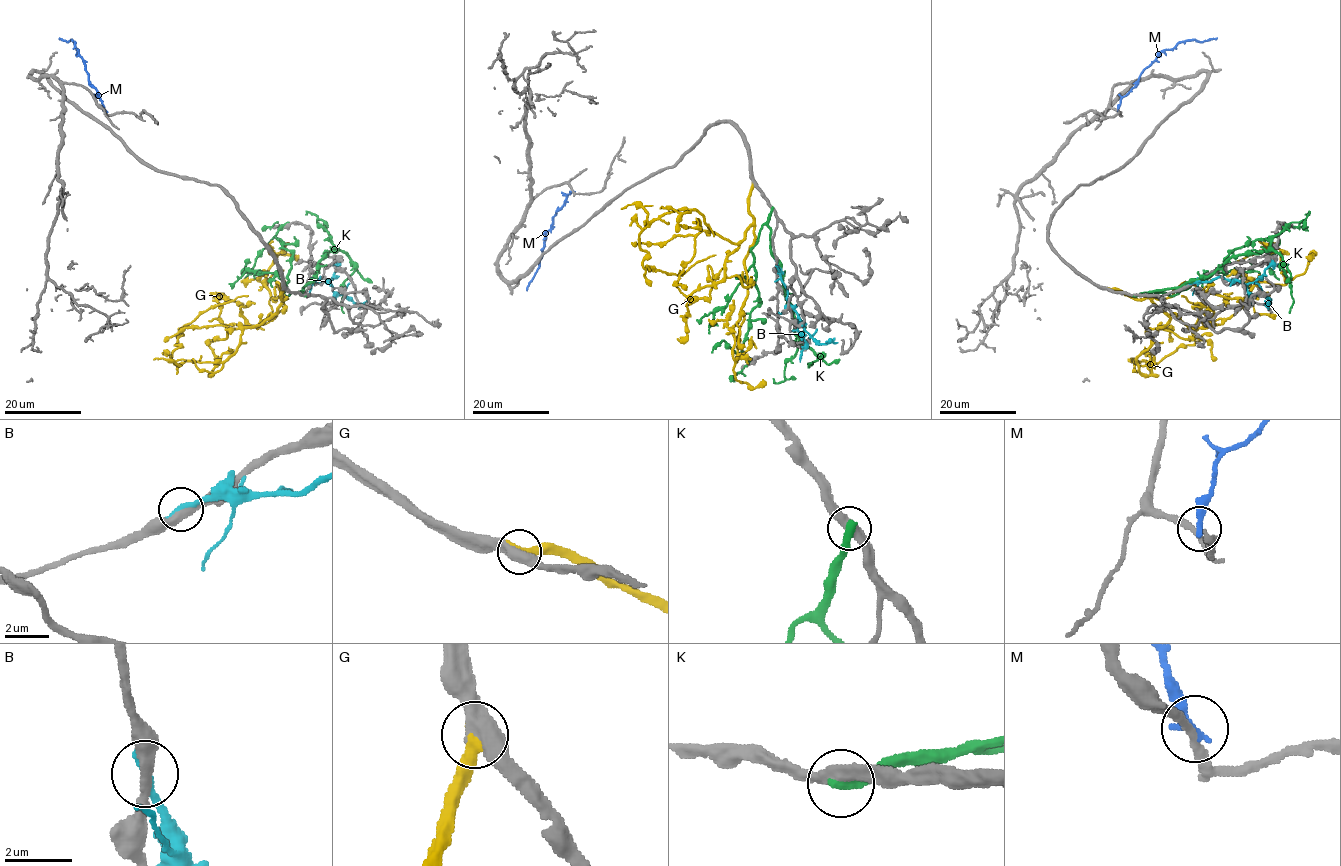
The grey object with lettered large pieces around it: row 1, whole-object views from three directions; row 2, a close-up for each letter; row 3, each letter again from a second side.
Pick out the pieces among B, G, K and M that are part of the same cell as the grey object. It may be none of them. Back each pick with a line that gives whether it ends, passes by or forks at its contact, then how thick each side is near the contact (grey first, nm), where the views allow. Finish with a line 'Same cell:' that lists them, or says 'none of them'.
G: it ends there; 480 nm thick on the grey side, 480 nm on the other
Same cell: G

